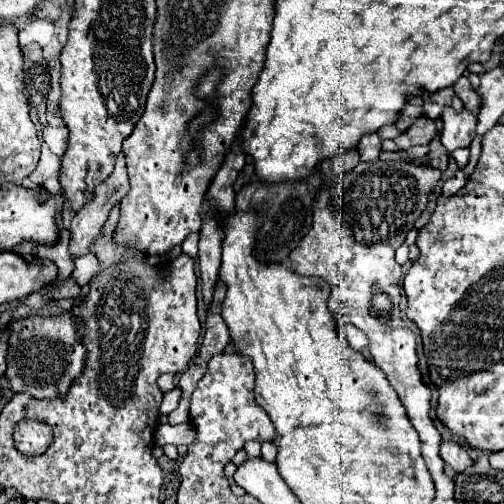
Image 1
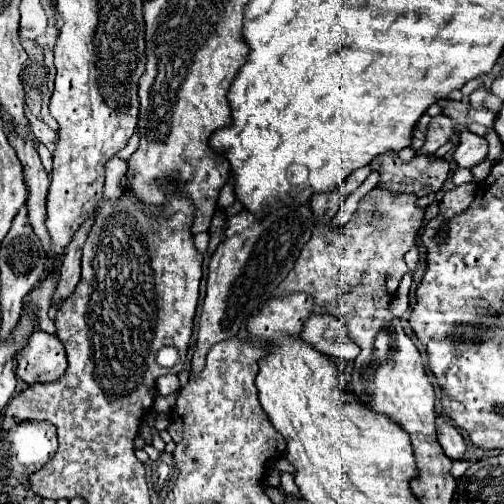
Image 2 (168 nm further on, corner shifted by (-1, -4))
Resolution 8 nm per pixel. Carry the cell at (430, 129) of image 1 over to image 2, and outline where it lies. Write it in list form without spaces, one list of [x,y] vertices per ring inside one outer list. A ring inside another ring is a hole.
[[[444,115],[432,117],[430,127],[428,127],[428,131],[426,131],[424,145],[422,145],[416,153],[418,153],[418,155],[422,155],[422,153],[424,153],[424,155],[434,153],[438,147],[442,147],[442,145],[450,139],[450,135],[452,135],[454,131],[458,131],[458,127],[456,127],[448,117],[444,117]]]

